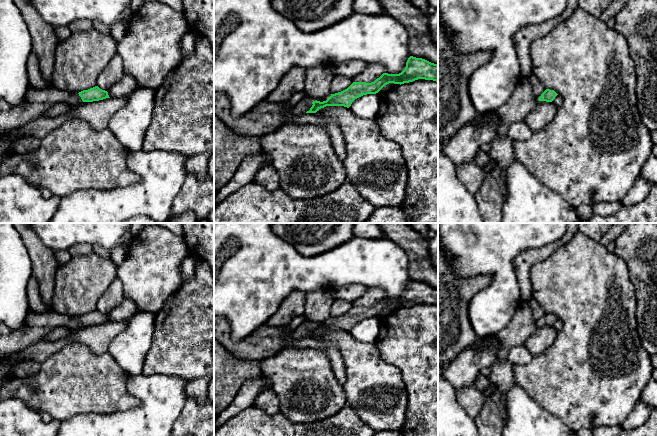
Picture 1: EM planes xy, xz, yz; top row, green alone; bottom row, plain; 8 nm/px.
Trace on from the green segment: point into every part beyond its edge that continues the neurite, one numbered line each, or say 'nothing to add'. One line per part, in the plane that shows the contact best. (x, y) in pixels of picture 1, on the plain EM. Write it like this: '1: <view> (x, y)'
1: xy (37, 325)

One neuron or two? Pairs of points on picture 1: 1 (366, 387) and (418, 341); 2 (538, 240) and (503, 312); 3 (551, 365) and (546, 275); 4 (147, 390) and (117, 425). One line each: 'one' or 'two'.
1: two
2: one
3: one
4: one

